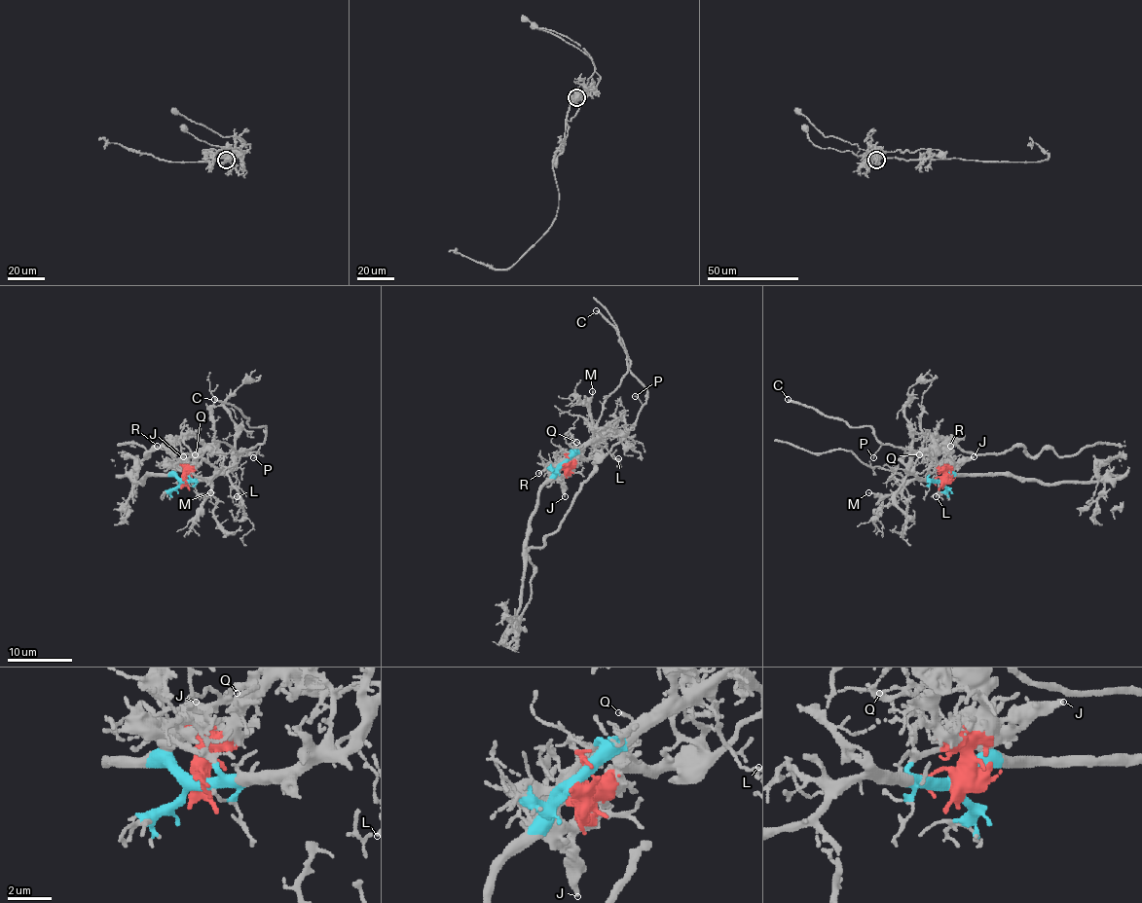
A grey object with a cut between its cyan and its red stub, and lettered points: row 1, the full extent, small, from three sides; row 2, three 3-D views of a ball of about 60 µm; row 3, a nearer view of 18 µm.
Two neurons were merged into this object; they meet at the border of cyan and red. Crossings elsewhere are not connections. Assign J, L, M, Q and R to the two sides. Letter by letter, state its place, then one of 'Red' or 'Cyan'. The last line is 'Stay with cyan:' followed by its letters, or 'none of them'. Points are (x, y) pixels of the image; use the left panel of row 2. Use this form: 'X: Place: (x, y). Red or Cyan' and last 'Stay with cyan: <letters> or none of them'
J: Place: (183, 456). Red
L: Place: (237, 496). Cyan
M: Place: (210, 492). Cyan
Q: Place: (195, 454). Red
R: Place: (157, 446). Red
Stay with cyan: L, M

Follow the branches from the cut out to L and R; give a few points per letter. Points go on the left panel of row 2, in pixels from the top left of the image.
L: (182, 483), (198, 483), (227, 468), (239, 488), (237, 497)
R: (182, 483), (182, 466), (177, 466), (170, 459), (172, 456), (158, 445)

